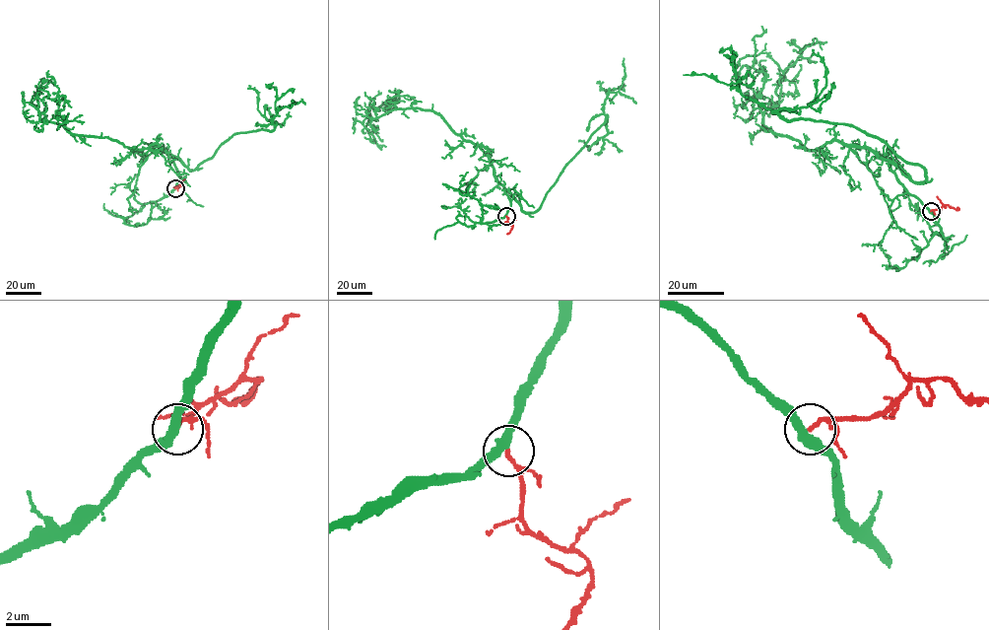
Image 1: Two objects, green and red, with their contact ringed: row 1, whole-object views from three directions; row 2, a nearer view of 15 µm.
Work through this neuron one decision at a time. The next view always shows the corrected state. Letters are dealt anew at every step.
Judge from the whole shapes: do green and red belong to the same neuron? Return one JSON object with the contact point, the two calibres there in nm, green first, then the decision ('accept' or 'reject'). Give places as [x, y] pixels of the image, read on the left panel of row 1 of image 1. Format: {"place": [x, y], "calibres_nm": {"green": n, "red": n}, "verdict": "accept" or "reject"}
{"place": [175, 188], "calibres_nm": {"green": 380, "red": 180}, "verdict": "accept"}

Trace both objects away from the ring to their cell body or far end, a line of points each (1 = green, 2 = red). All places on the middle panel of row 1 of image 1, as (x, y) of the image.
1: (506, 215), (509, 198), (494, 176), (489, 157), (431, 110), (394, 108), (368, 121), (369, 102), (378, 91)
2: (506, 216), (512, 225), (506, 234)

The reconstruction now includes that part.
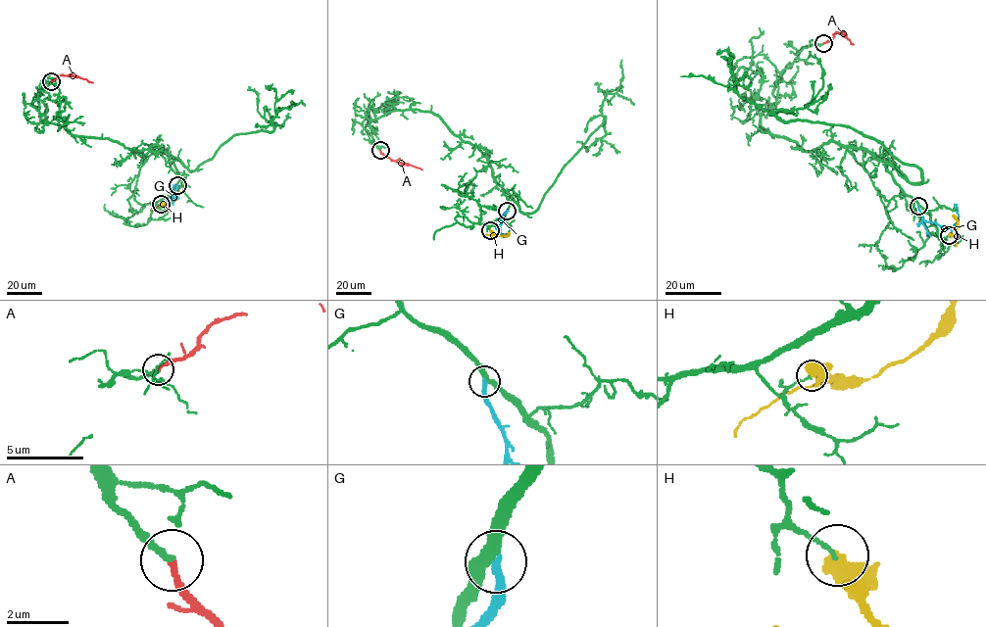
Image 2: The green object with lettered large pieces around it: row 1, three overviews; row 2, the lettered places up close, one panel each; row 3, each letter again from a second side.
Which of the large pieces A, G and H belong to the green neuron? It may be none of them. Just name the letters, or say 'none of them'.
A

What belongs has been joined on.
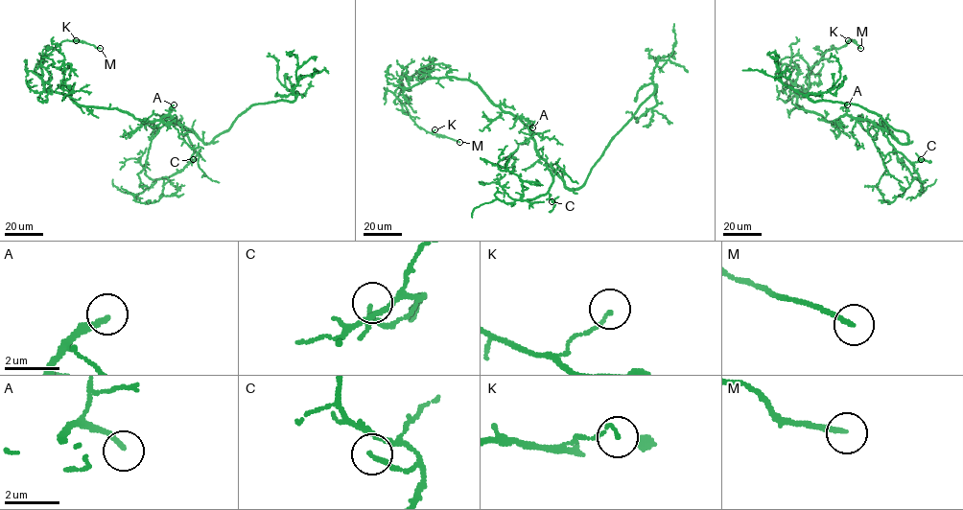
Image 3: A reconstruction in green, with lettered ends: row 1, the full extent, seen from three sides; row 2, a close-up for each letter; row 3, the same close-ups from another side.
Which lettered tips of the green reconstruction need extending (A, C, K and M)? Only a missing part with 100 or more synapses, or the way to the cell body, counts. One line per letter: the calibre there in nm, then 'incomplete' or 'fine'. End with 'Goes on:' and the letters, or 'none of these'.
A: 180 nm | incomplete
C: 150 nm | fine
K: 110 nm | fine
M: 170 nm | fine
Goes on: A

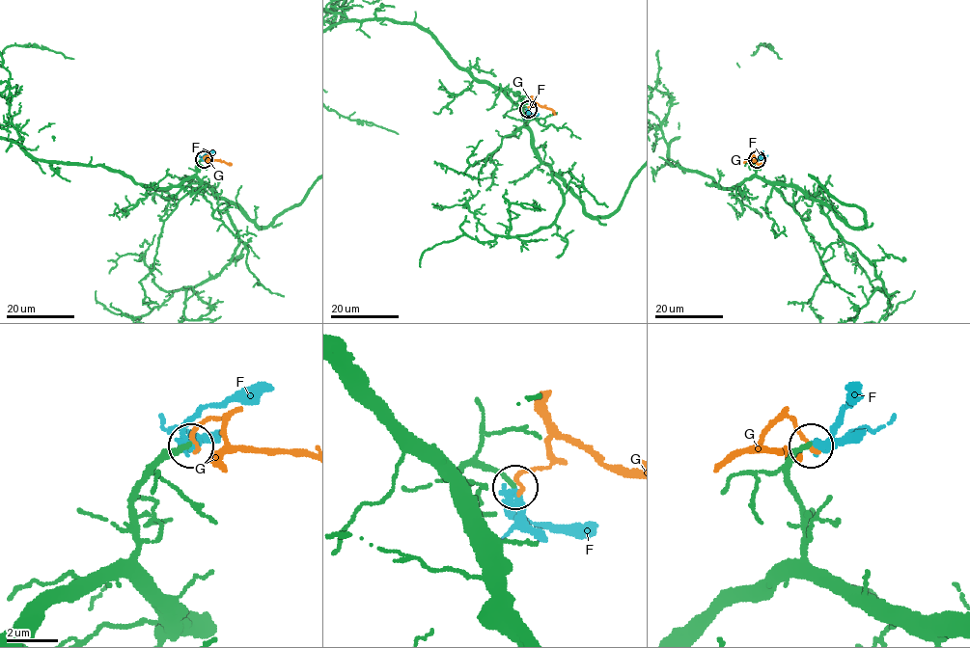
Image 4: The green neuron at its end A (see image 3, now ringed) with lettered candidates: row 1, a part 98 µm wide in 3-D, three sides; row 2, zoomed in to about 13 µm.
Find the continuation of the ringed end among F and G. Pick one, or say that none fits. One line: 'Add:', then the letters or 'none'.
Add: F

